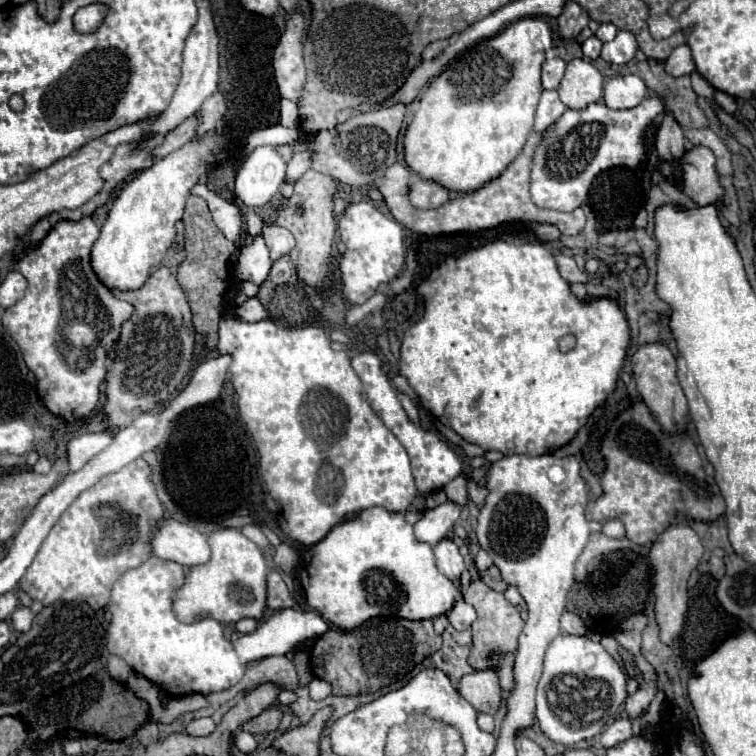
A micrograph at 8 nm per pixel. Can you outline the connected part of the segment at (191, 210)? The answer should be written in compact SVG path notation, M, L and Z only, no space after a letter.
M189 196L185 204L185 214L183 220L187 224L187 244L185 244L185 260L181 262L177 270L177 282L183 288L191 312L193 312L193 326L195 332L201 332L207 338L207 348L213 350L217 346L217 330L219 330L219 318L221 318L221 302L223 302L223 292L225 292L225 276L227 276L227 260L233 254L233 250L227 250L227 238L219 232L215 226L211 212L207 208L207 202L199 196Z

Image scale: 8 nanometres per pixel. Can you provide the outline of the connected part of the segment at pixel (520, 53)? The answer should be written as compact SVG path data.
M521 18L517 22L511 22L503 32L499 32L497 36L485 40L483 44L475 44L471 46L469 50L465 50L461 56L457 56L437 78L431 80L431 84L425 88L425 92L421 94L421 100L417 102L415 106L415 114L413 114L413 122L409 126L409 136L405 132L405 138L403 138L403 144L405 144L405 162L407 166L417 172L421 178L425 180L431 180L431 182L437 182L439 186L445 186L449 192L473 192L473 190L479 190L481 186L489 184L491 180L499 178L503 174L503 170L521 154L525 142L527 142L527 136L531 134L533 130L533 116L535 116L535 108L537 108L537 102L539 102L539 96L543 92L543 86L541 86L541 64L545 60L545 52L551 48L553 44L553 36L551 36L551 28L547 22L539 20L539 18Z

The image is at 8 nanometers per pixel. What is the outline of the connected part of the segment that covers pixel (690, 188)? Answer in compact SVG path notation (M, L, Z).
M697 146L685 154L681 160L685 180L683 192L699 206L721 204L725 198L725 188L719 184L719 174L715 168L715 156L709 148Z

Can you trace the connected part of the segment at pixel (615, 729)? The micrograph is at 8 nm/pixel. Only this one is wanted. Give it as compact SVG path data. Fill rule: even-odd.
M617 718L603 734L601 734L601 744L605 748L611 748L627 738L633 736L633 730L631 730L631 720L629 718Z

